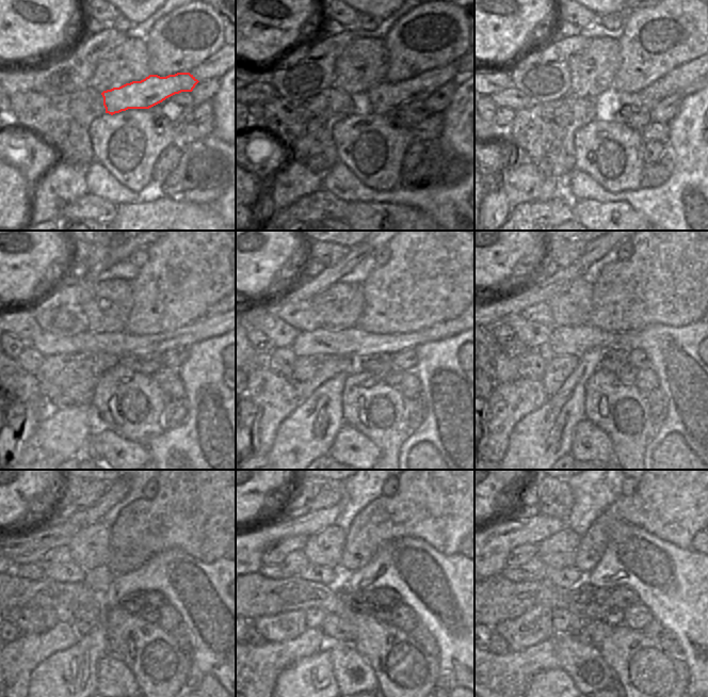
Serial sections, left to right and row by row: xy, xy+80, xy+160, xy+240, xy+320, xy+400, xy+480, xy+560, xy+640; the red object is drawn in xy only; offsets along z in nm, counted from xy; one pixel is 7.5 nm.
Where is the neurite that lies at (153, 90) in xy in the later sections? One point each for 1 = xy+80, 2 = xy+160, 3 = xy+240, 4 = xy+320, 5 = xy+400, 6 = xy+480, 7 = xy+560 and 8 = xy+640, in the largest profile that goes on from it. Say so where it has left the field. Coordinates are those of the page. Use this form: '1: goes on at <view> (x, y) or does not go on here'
1: goes on at xy+80 (383, 96)
2: goes on at xy+160 (687, 75)
3: goes on at xy+240 (212, 311)
4: does not go on here
5: does not go on here
6: does not go on here
7: does not go on here
8: does not go on here

